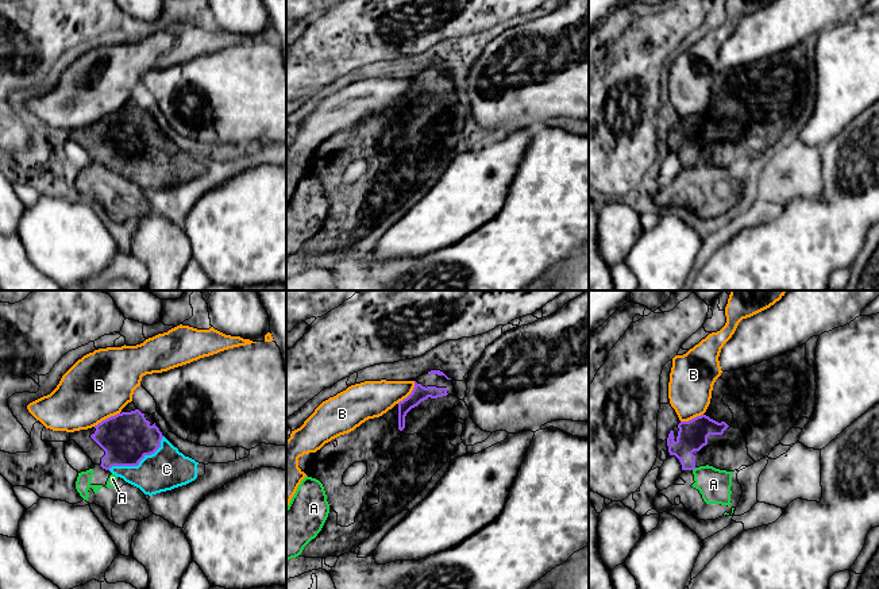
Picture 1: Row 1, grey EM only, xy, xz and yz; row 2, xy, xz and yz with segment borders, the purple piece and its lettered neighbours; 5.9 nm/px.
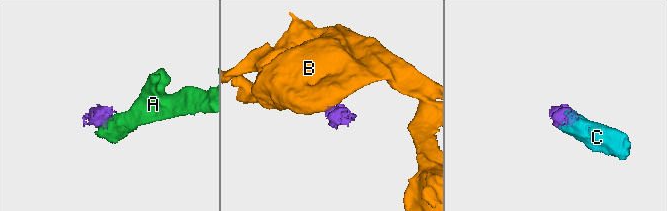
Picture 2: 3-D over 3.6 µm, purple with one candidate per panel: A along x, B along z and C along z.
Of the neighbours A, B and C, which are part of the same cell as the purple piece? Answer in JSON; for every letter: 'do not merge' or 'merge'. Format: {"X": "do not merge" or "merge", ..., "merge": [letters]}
{"A": "do not merge", "B": "do not merge", "C": "merge", "merge": ["C"]}

